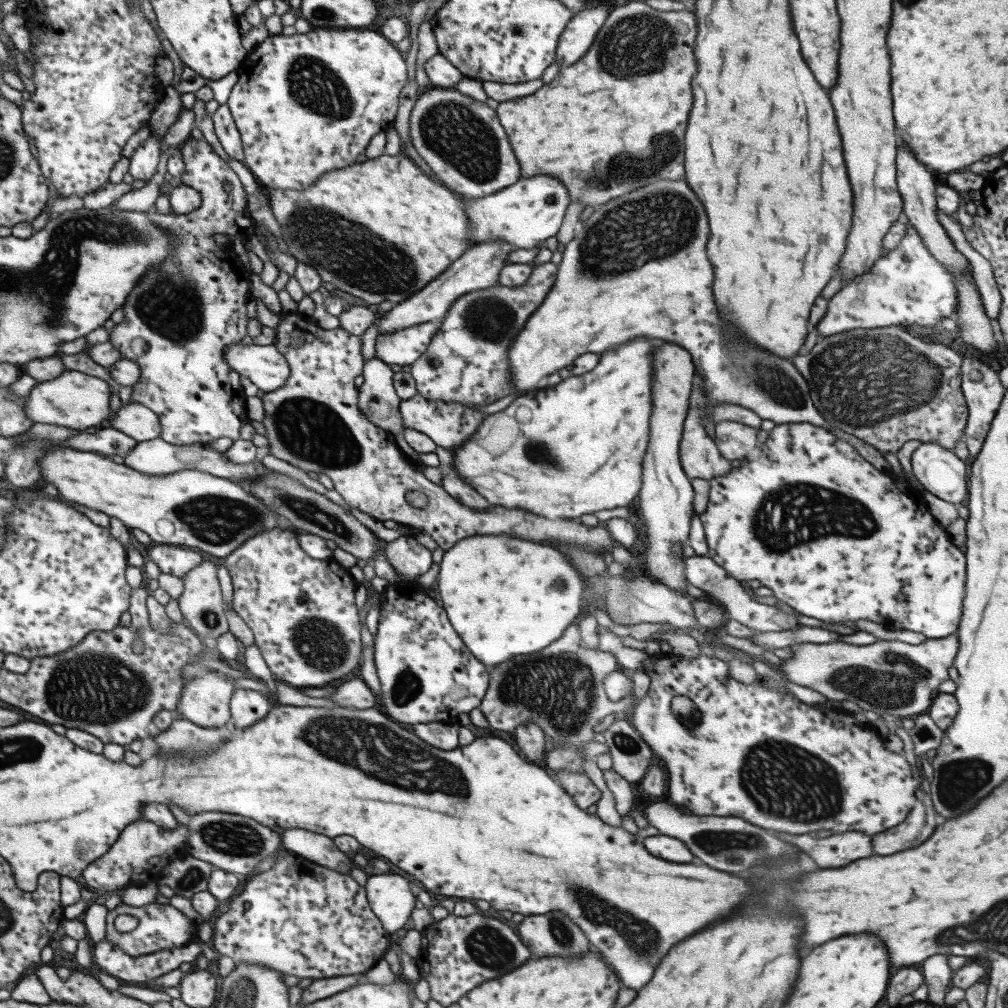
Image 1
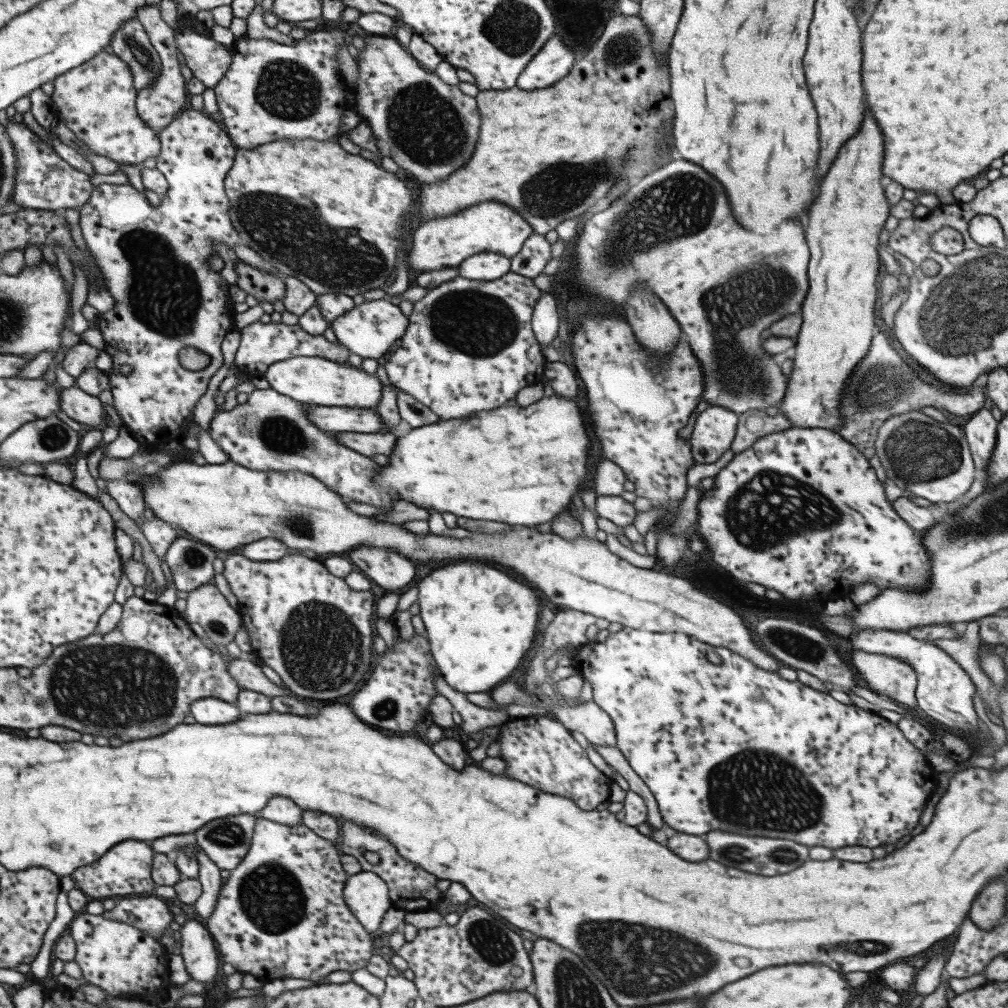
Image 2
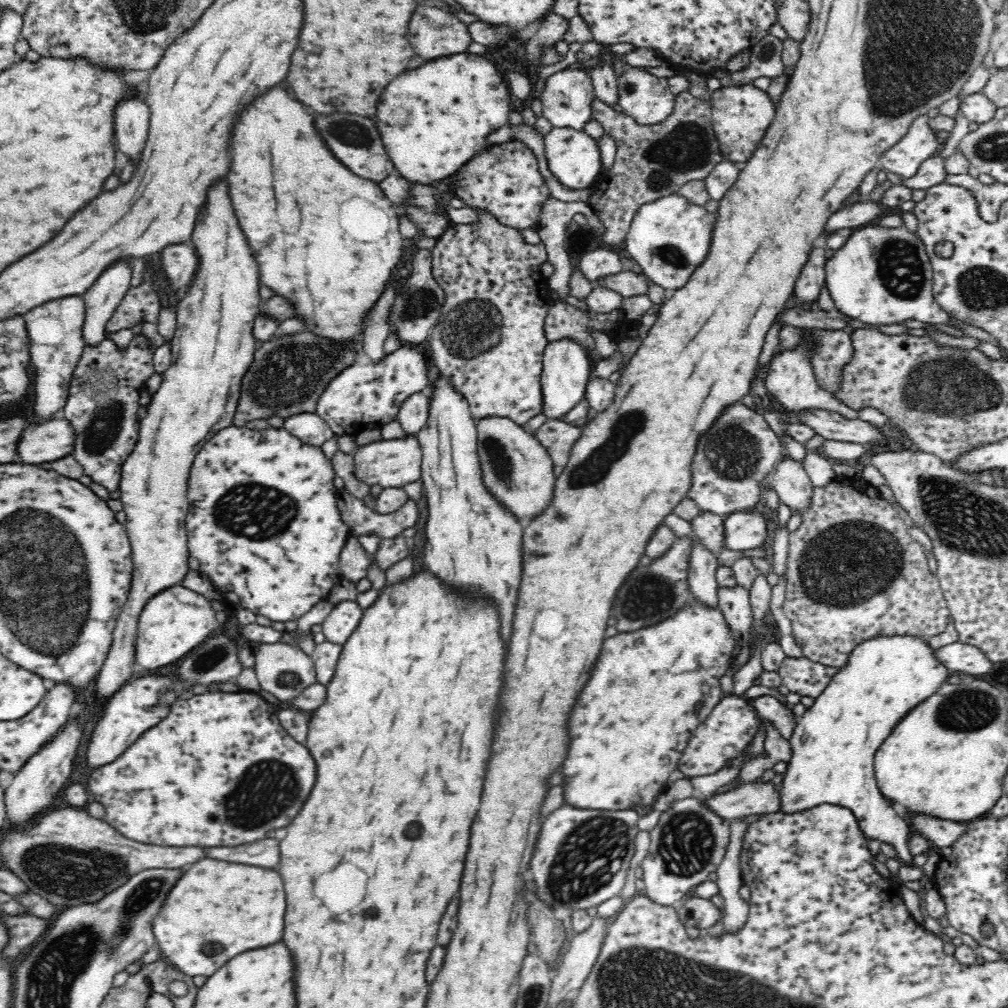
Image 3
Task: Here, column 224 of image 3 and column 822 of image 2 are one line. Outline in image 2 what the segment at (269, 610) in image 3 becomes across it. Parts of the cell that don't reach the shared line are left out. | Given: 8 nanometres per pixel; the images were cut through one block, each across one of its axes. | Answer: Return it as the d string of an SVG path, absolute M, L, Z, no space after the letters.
M797 428L788 429L766 434L761 438L755 439L755 442L746 449L733 455L733 458L719 470L715 476L715 482L709 489L701 489L699 503L696 506L698 510L698 520L695 524L694 535L705 543L705 552L711 558L715 565L724 568L730 573L733 579L743 581L744 584L753 582L763 586L765 589L775 590L781 593L784 598L792 599L818 599L835 600L845 594L853 586L861 583L873 583L879 589L897 587L901 591L911 591L919 593L925 591L929 585L928 561L929 554L921 546L922 532L909 528L897 514L885 496L883 484L876 479L875 471L871 468L868 460L852 444L839 436L839 433L824 428Z

